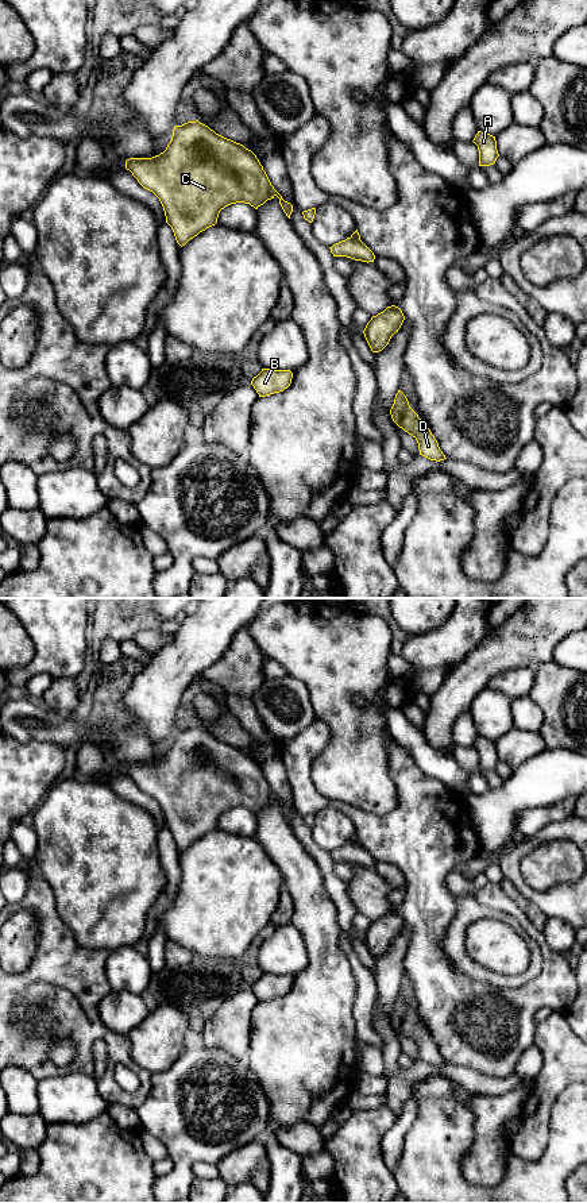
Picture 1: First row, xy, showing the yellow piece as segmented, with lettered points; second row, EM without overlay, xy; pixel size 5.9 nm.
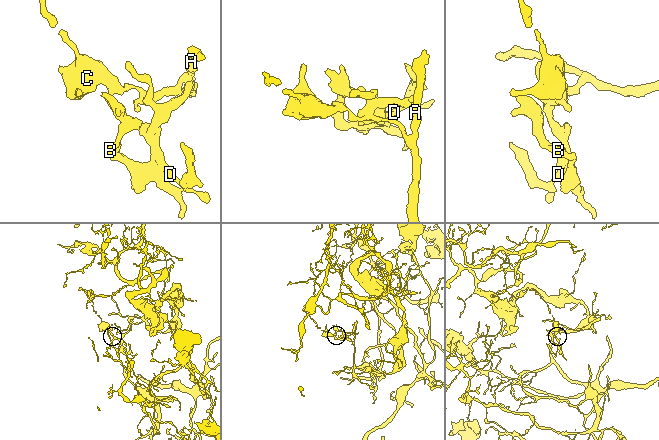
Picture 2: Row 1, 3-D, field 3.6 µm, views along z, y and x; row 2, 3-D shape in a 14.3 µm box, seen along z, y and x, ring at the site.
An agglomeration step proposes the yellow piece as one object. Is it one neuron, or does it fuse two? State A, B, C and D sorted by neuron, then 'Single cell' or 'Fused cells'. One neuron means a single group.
Groups: A C / B D. Fused cells

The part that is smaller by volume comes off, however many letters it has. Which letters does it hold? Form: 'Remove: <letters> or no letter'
Remove: B, D

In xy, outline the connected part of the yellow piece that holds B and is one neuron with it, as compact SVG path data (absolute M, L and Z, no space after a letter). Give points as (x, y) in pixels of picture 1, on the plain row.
M262 973L262 976L252 983L251 990L259 1002L266 1002L287 994L291 983L293 978L290 975Z

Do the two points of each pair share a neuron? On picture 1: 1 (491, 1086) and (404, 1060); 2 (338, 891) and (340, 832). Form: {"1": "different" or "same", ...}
{"1": "different", "2": "different"}

